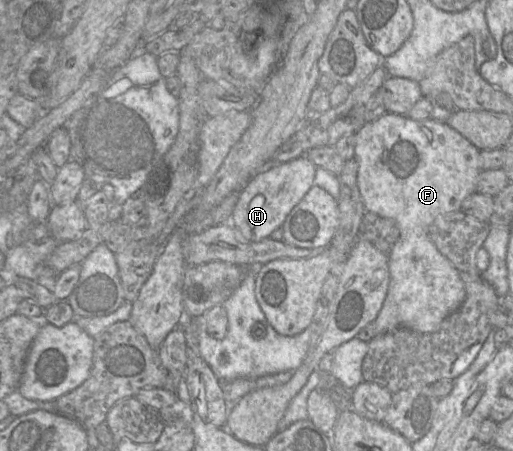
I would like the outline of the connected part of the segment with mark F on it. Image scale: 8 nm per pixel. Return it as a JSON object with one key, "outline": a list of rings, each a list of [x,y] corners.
{"outline":[[[385,113],[366,123],[355,136],[357,183],[365,209],[393,220],[400,230],[400,237],[388,255],[390,283],[383,307],[374,321],[376,335],[399,327],[433,333],[446,317],[461,307],[466,298],[466,289],[460,272],[431,241],[428,230],[438,216],[460,211],[463,201],[476,192],[482,172],[481,151],[444,121],[432,118],[417,121],[395,113]]]}

